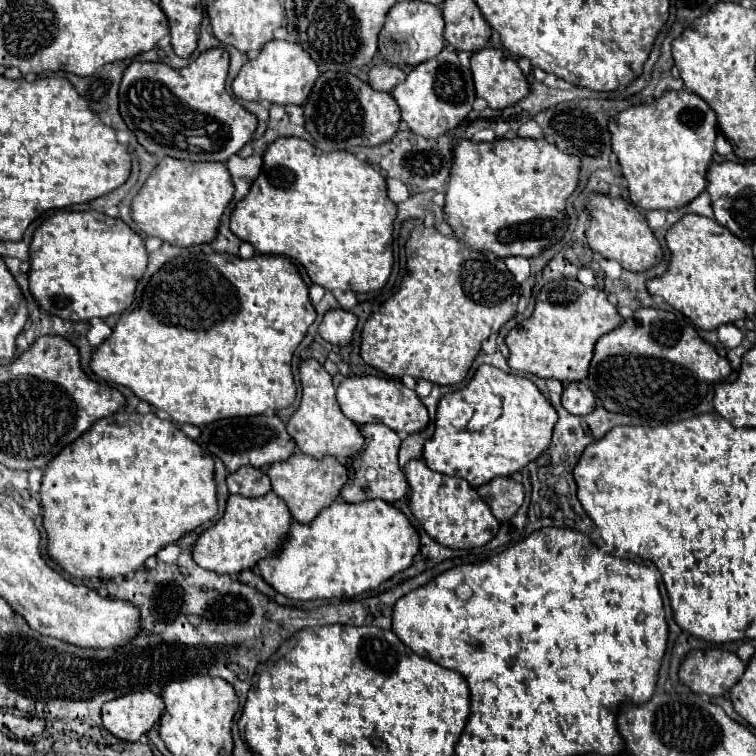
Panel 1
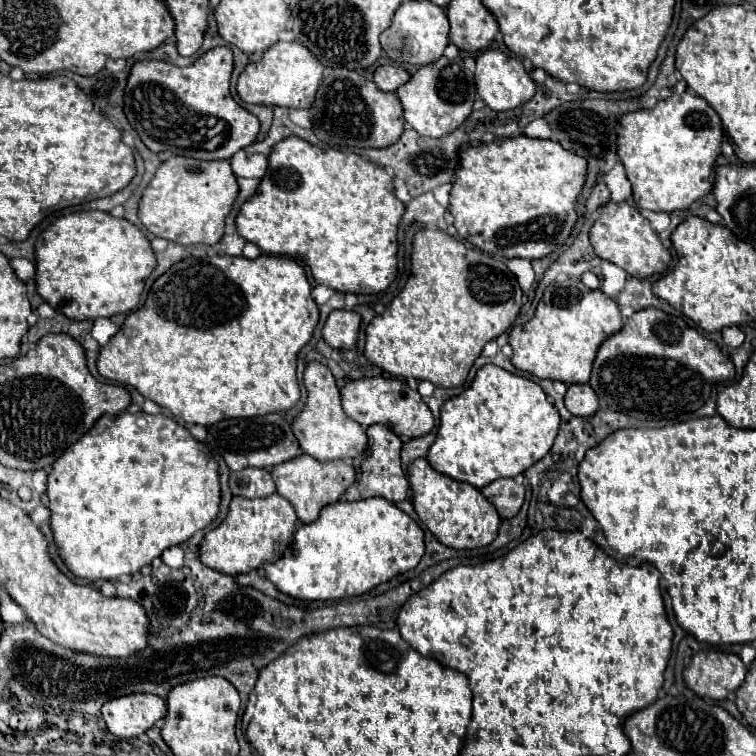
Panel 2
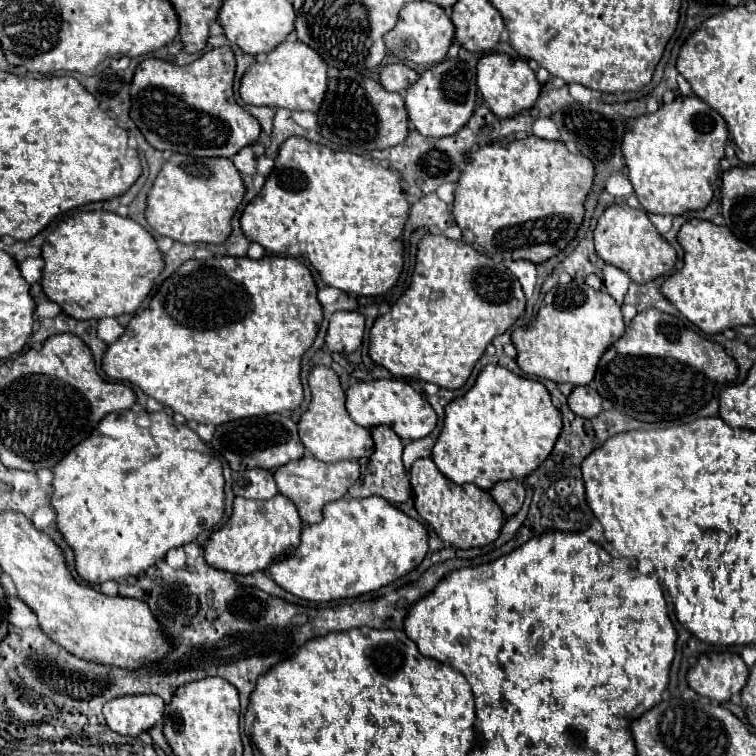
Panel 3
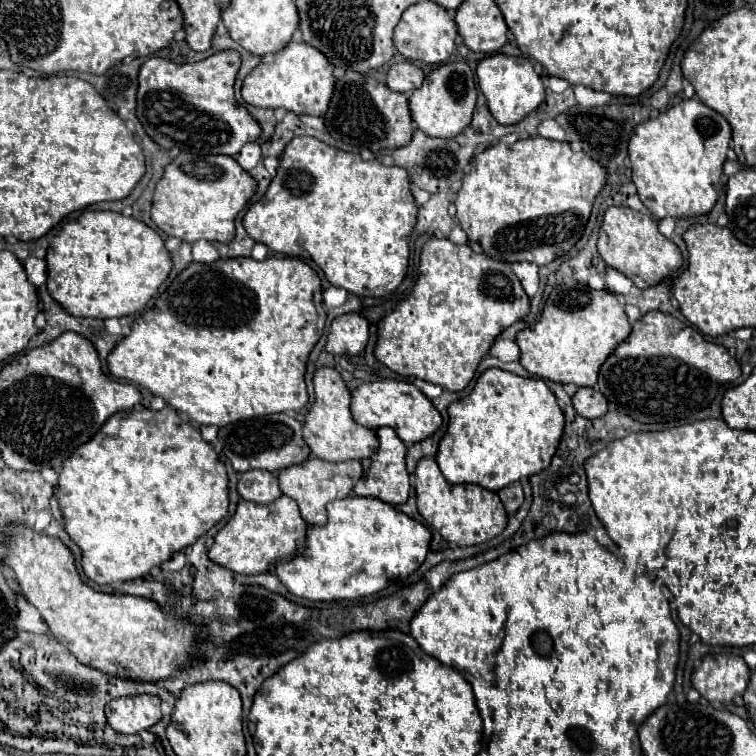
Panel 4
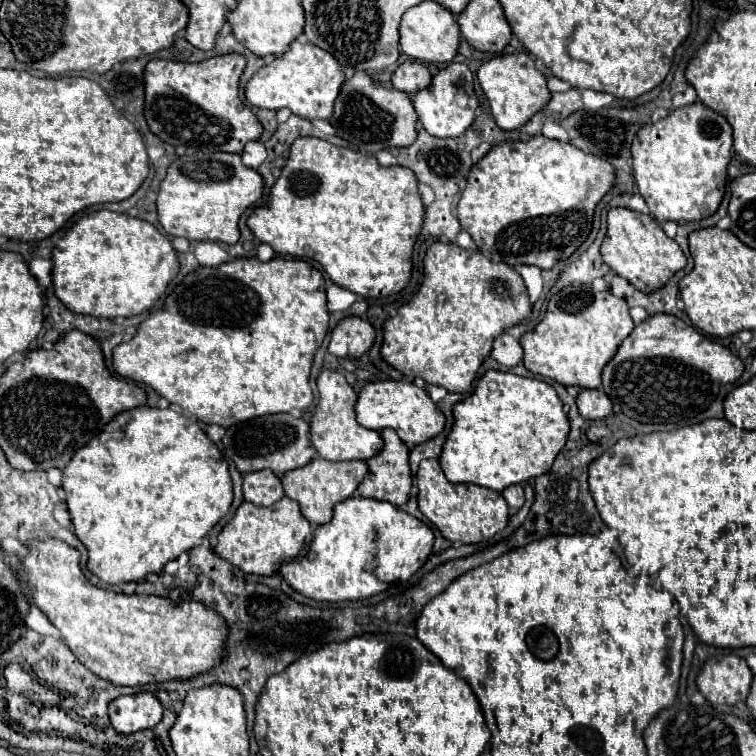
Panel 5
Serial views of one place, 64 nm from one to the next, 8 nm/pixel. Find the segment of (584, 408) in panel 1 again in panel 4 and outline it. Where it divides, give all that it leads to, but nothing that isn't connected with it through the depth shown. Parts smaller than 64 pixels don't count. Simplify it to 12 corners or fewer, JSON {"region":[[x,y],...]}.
{"region":[[578,388],[572,402],[584,418],[608,412],[608,400],[596,388]]}

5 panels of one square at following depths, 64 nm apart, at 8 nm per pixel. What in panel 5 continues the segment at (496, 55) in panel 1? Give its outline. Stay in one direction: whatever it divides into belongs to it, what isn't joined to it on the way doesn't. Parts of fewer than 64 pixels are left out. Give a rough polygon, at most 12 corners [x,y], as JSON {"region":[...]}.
{"region":[[526,52],[494,56],[478,80],[502,130],[552,98]]}

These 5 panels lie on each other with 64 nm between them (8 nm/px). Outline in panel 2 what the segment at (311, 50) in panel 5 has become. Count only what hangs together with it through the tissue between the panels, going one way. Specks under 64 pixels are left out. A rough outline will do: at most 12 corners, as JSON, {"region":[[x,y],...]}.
{"region":[[300,42],[250,62],[236,92],[248,104],[312,108],[324,66]]}

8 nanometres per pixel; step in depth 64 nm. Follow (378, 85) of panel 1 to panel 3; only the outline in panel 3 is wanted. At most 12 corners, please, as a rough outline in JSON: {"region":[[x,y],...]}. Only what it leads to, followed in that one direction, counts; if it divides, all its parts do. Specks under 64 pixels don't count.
{"region":[[406,64],[380,70],[380,84],[388,92],[402,92],[418,78]]}

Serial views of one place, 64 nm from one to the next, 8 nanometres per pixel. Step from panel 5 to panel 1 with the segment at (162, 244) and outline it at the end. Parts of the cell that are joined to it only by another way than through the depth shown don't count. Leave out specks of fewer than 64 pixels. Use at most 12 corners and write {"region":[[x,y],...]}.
{"region":[[56,212],[30,292],[80,322],[128,310],[144,238],[104,212]]}

